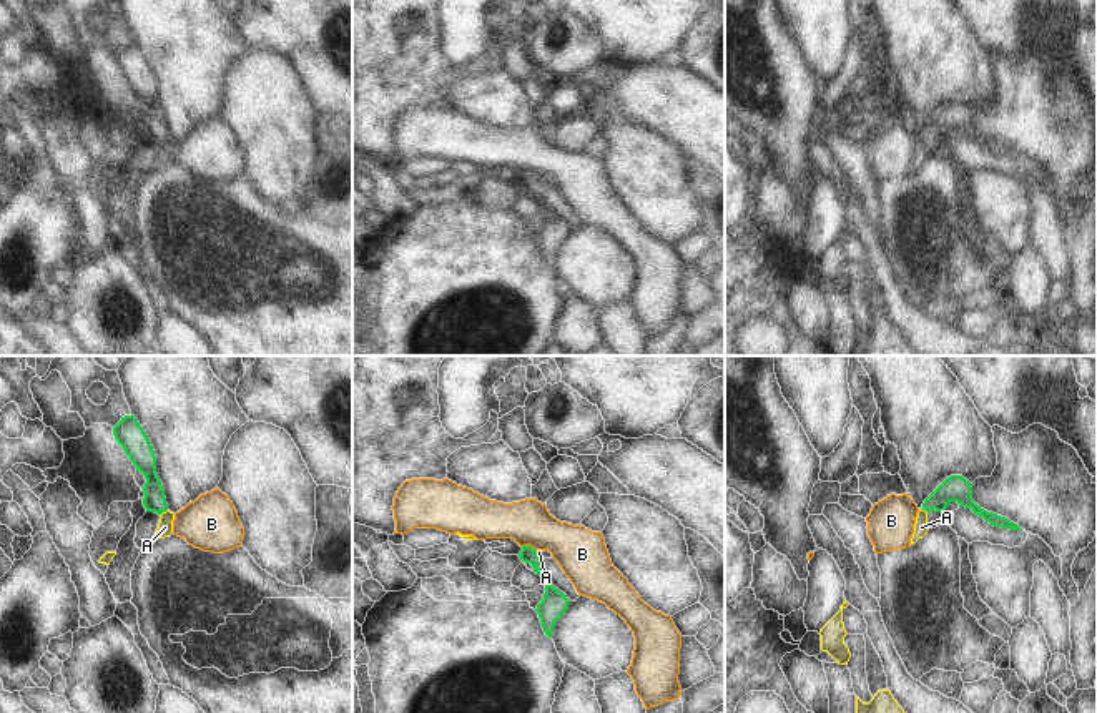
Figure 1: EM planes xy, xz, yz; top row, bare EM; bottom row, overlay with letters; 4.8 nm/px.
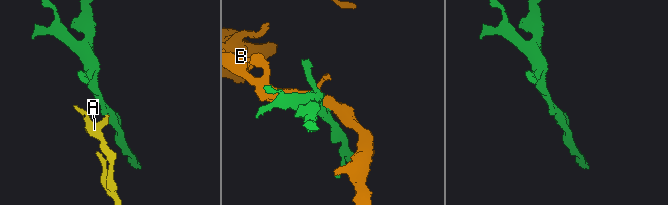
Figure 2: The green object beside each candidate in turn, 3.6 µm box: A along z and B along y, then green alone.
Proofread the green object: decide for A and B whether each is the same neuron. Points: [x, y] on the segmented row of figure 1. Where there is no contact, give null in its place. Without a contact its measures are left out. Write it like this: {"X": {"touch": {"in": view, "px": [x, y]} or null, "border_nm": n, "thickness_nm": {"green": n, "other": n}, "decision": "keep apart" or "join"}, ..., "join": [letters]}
{"A": {"touch": {"in": "xy", "px": [163, 511]}, "border_nm": 50, "thickness_nm": {"green": 110, "other": 80}, "decision": "keep apart"}, "B": {"touch": {"in": "xz", "px": [529, 545]}, "border_nm": 80, "thickness_nm": {"green": 80, "other": 240}, "decision": "keep apart"}, "join": []}

